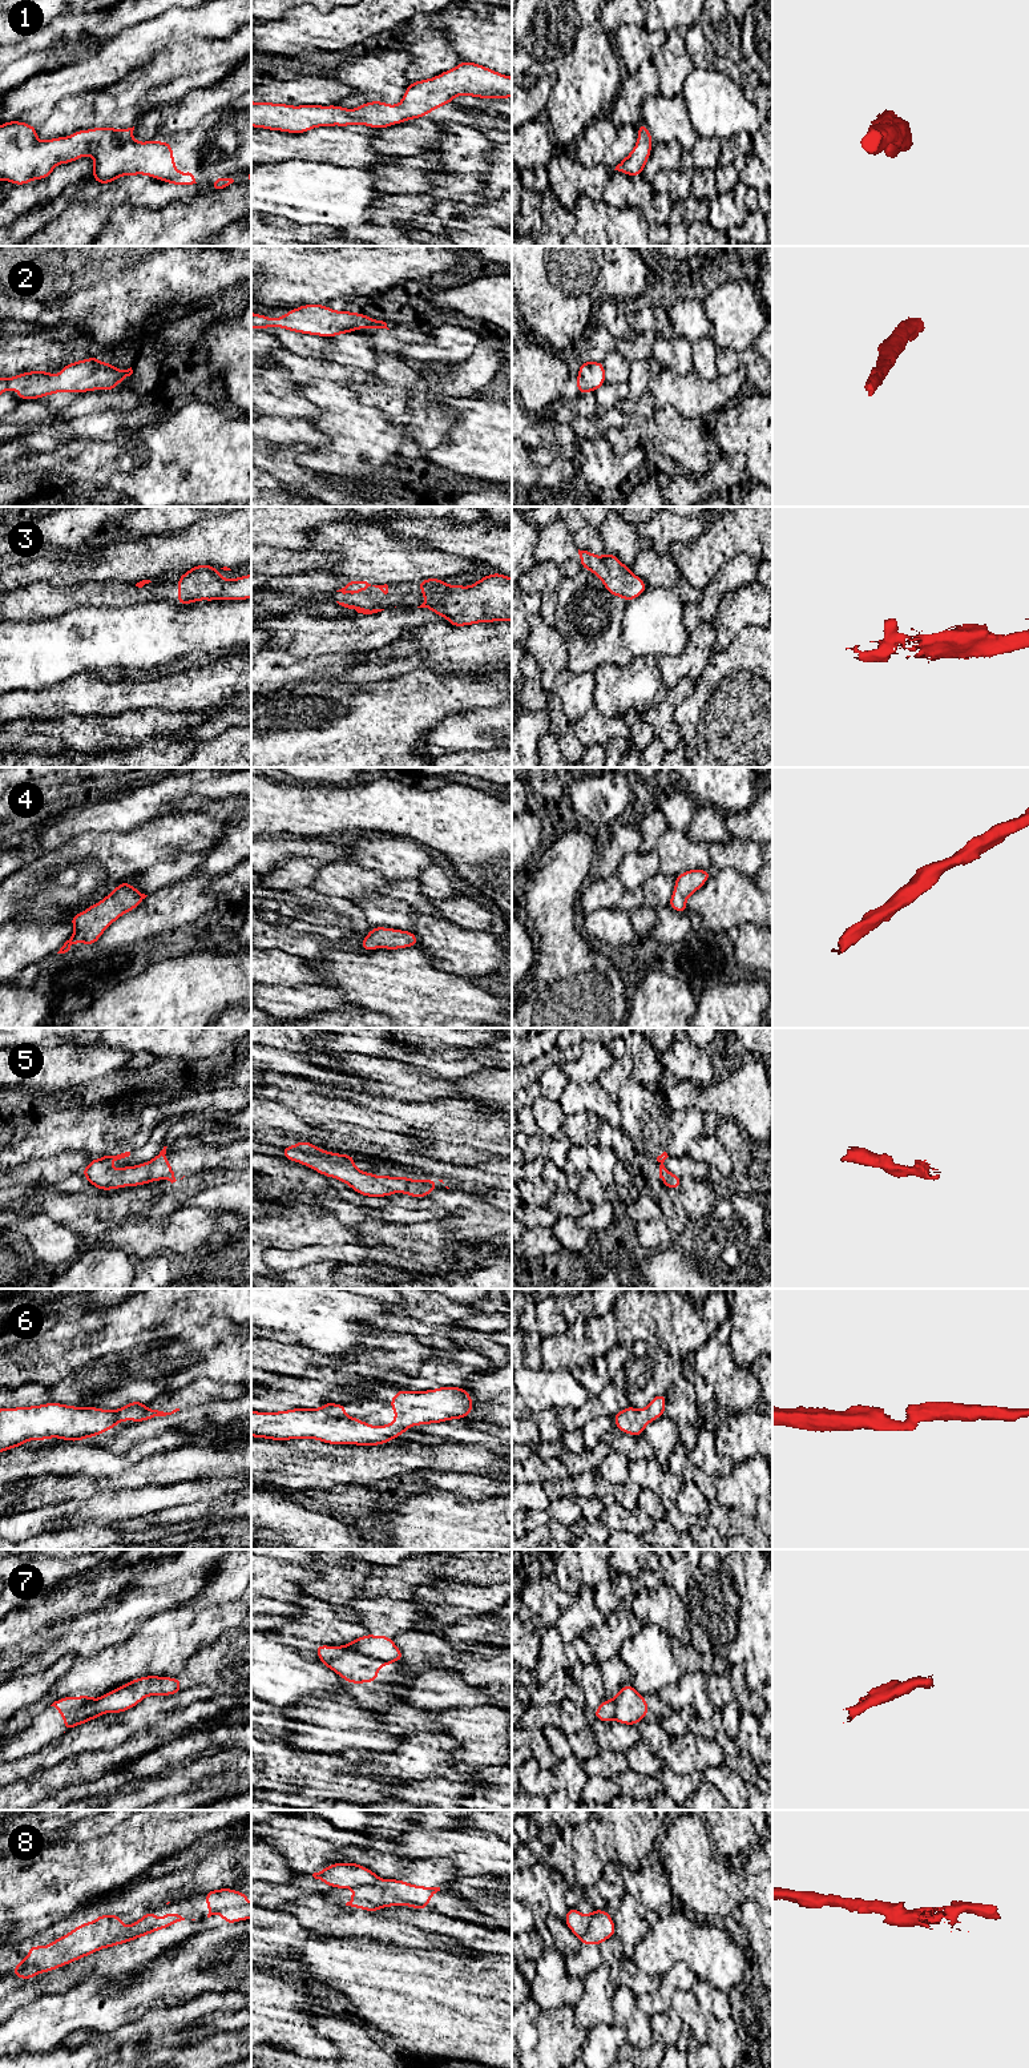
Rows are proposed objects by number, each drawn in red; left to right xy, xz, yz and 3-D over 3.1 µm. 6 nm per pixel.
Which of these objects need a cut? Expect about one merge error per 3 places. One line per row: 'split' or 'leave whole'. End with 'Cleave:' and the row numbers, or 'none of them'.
1: leave whole
2: leave whole
3: leave whole
4: leave whole
5: leave whole
6: leave whole
7: split
8: split
Cleave: 7, 8

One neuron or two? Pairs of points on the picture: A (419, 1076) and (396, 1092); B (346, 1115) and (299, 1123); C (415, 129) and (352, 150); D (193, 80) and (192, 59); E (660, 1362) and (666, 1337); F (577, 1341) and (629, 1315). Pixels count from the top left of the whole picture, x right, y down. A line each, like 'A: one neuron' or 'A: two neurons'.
A: two neurons
B: two neurons
C: two neurons
D: two neurons
E: two neurons
F: two neurons

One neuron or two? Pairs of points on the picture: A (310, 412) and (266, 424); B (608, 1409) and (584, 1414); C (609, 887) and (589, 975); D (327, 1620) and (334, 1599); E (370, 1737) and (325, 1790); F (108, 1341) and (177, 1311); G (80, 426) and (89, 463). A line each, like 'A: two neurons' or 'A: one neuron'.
A: two neurons
B: one neuron
C: two neurons
D: two neurons
E: two neurons
F: one neuron
G: two neurons

